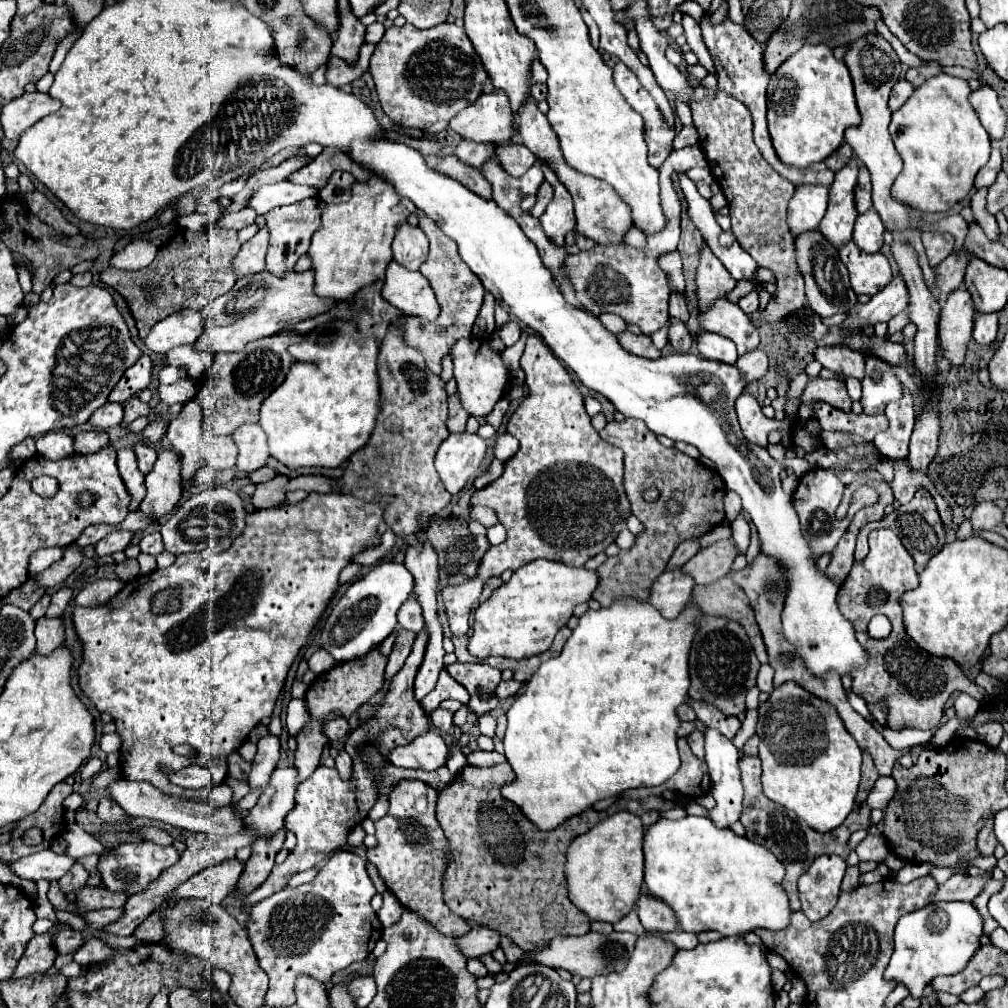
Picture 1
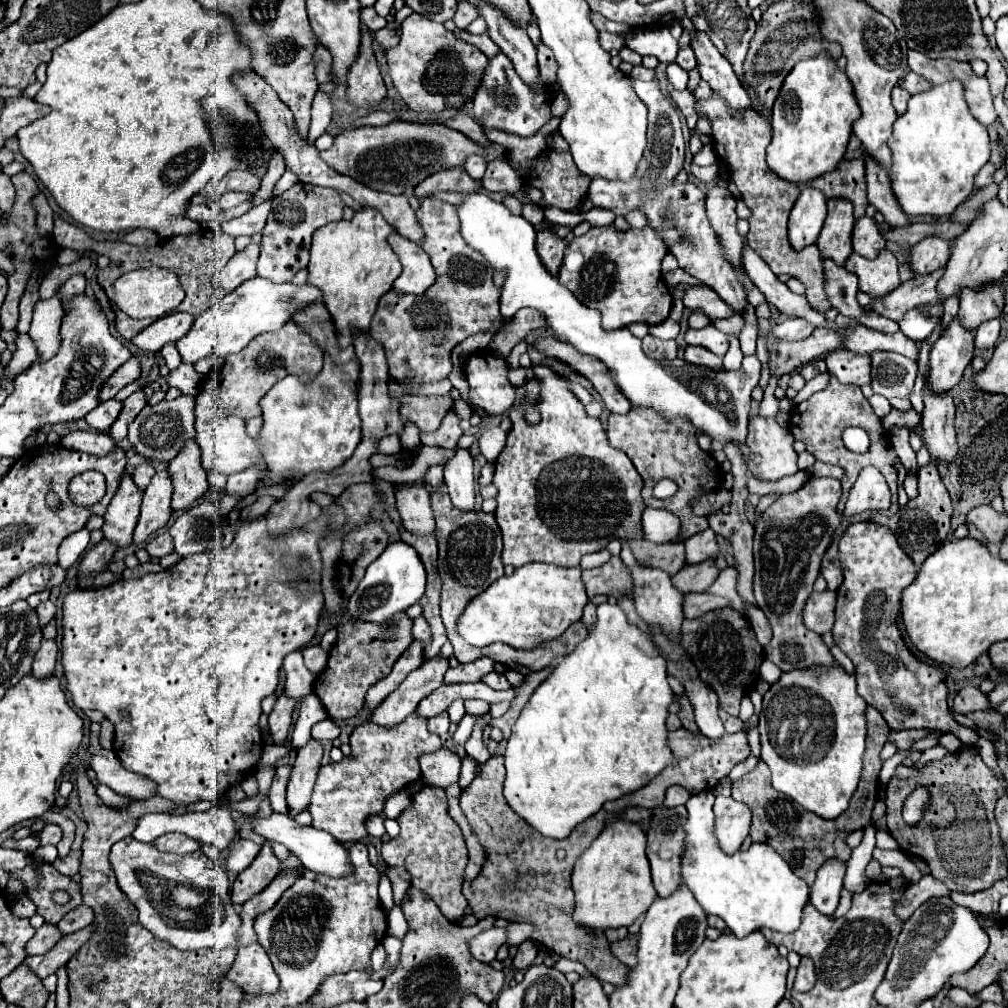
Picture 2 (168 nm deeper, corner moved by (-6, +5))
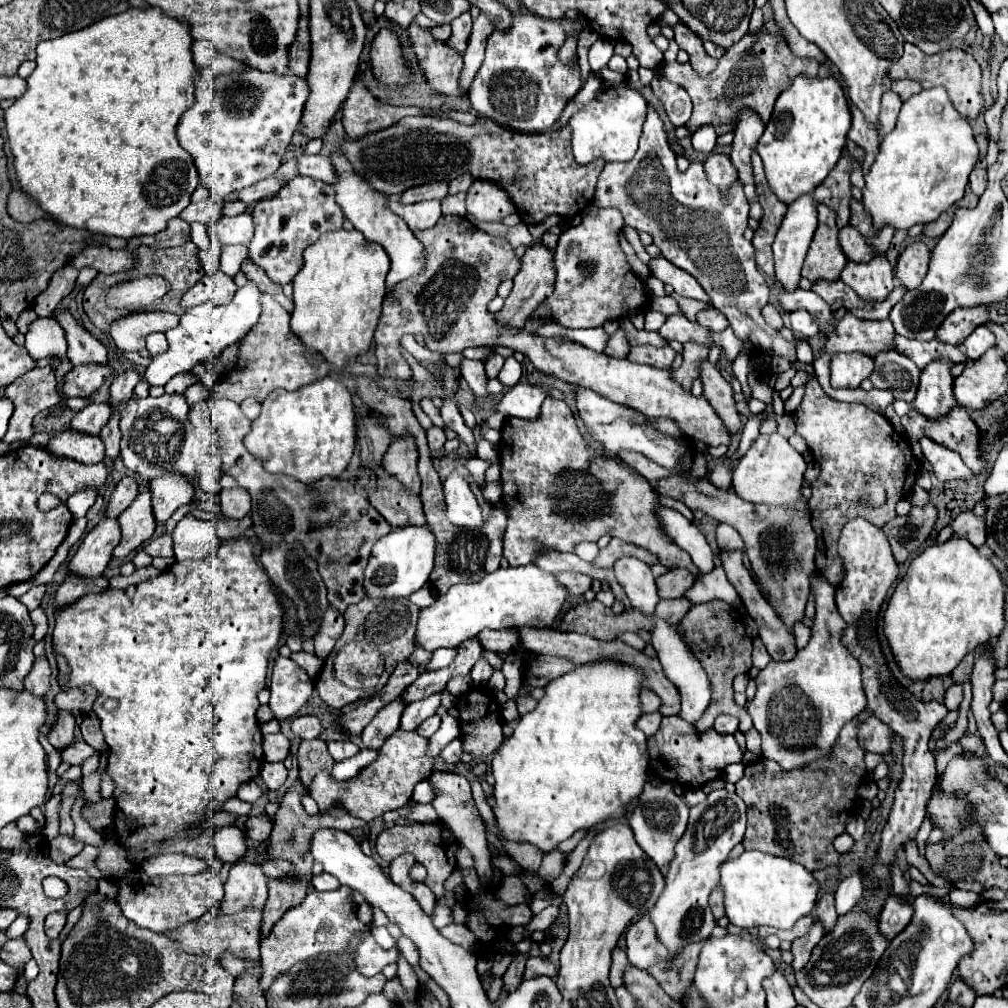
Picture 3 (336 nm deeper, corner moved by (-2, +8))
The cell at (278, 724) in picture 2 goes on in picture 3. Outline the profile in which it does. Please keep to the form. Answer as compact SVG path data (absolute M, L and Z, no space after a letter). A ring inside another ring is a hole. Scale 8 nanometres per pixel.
M276 657L272 679L270 679L270 709L274 711L276 719L288 719L298 713L302 705L310 699L314 691L314 681L308 677L308 673L296 665L288 657Z

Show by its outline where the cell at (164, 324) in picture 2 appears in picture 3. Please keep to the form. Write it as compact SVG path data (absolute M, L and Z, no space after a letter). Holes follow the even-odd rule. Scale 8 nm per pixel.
M136 311L122 315L110 327L110 337L122 351L142 351L146 347L146 335L150 333L166 333L176 327L180 321L174 313L164 311Z

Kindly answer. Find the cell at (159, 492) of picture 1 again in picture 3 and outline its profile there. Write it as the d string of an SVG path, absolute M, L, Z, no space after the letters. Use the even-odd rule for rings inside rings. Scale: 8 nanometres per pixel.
M150 491L140 493L134 503L118 517L122 539L116 545L112 559L124 561L128 555L132 555L140 545L144 545L156 529L152 505L150 505Z

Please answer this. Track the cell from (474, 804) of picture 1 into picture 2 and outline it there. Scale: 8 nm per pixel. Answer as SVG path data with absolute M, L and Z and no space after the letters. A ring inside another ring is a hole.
M492 756L486 764L480 766L480 774L474 778L474 782L462 790L460 796L460 808L468 820L468 824L472 826L472 832L476 834L476 838L482 844L484 850L484 862L480 868L480 874L474 880L464 880L462 882L462 894L470 904L470 910L476 918L486 918L486 916L494 916L494 918L510 918L510 922L526 922L530 926L534 926L534 932L530 936L530 940L544 944L548 950L556 952L562 958L570 958L576 962L582 962L600 982L610 982L614 986L620 986L624 982L626 970L628 966L620 964L608 950L608 940L602 932L592 932L586 926L580 926L574 922L574 892L570 888L570 874L574 868L574 862L578 860L578 856L590 846L590 842L602 832L602 828L606 826L608 816L618 816L624 814L624 810L620 812L596 812L594 816L590 816L588 820L584 820L582 824L578 824L572 834L564 840L554 840L554 838L544 838L540 832L536 832L526 820L522 820L506 802L504 794L502 794L502 784L504 784L504 756Z

